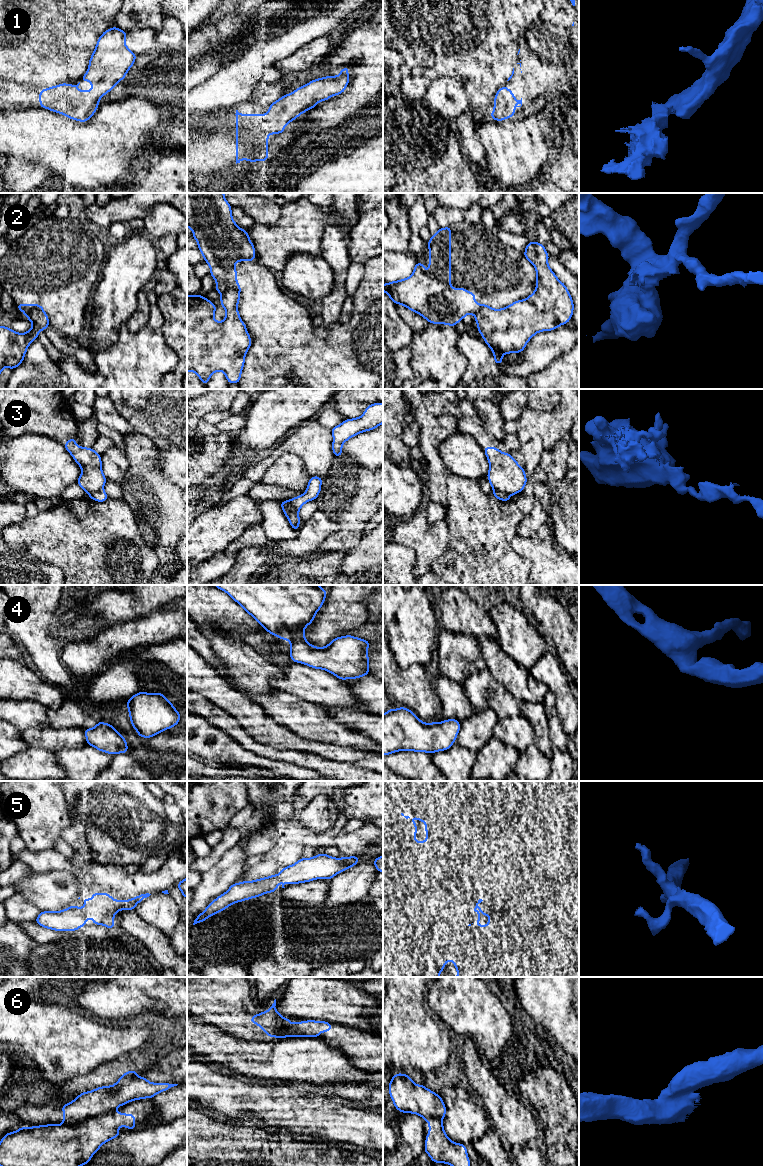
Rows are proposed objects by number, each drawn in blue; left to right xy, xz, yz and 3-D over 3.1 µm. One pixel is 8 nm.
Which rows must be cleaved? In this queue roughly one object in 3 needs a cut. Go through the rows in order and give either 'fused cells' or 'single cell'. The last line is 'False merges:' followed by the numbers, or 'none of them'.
1: single cell
2: fused cells
3: fused cells
4: single cell
5: single cell
6: fused cells
False merges: 2, 3, 6

